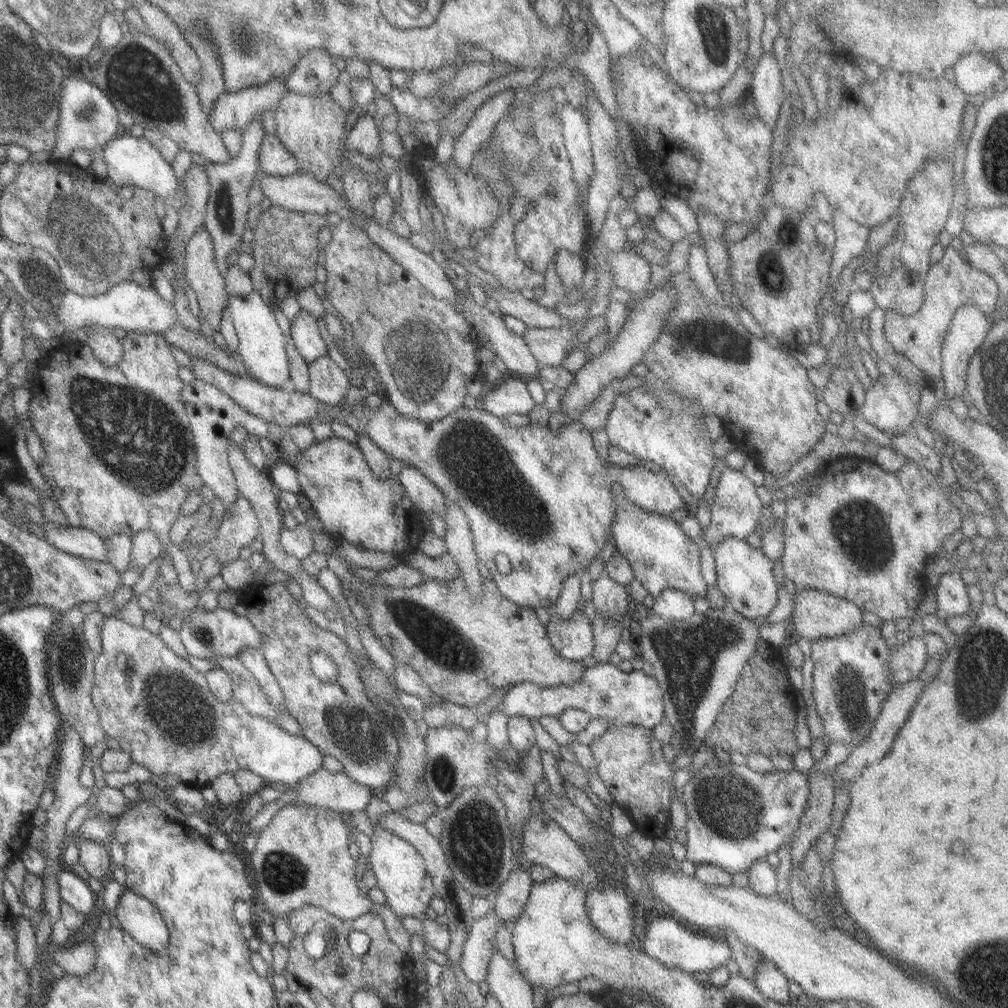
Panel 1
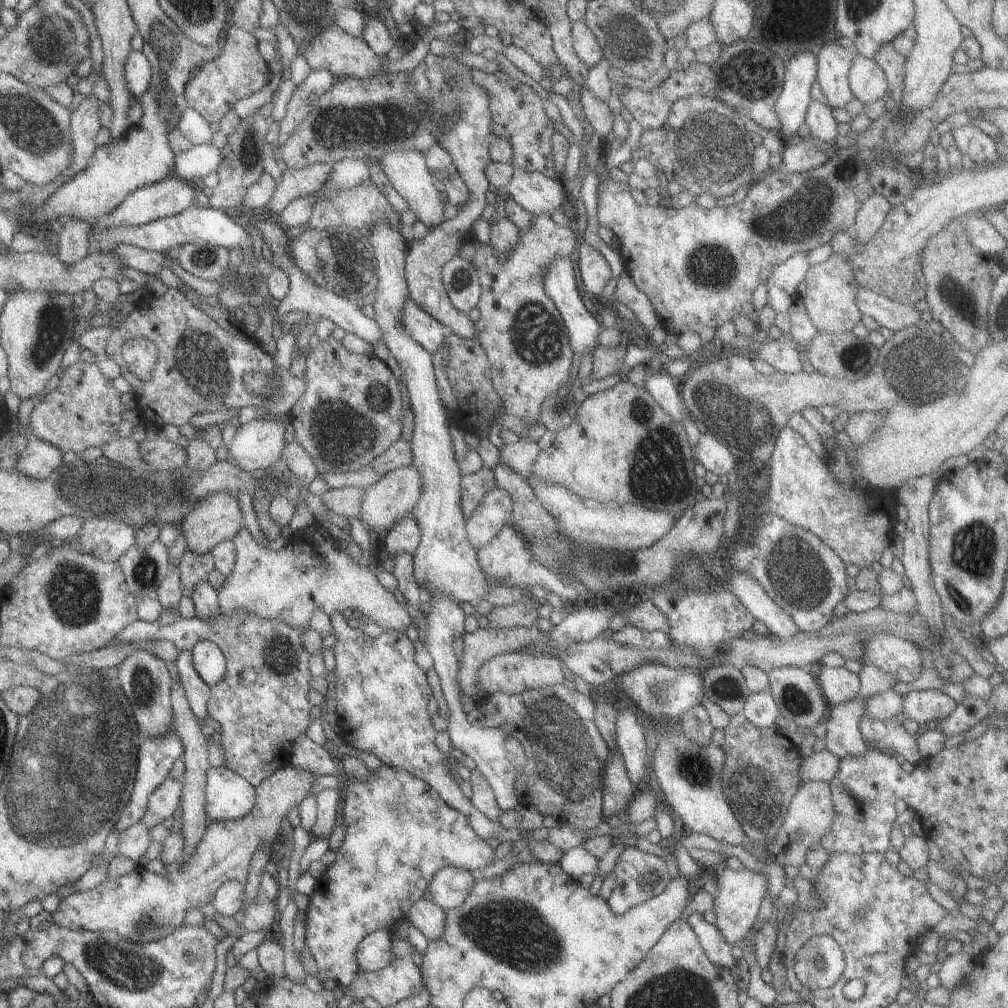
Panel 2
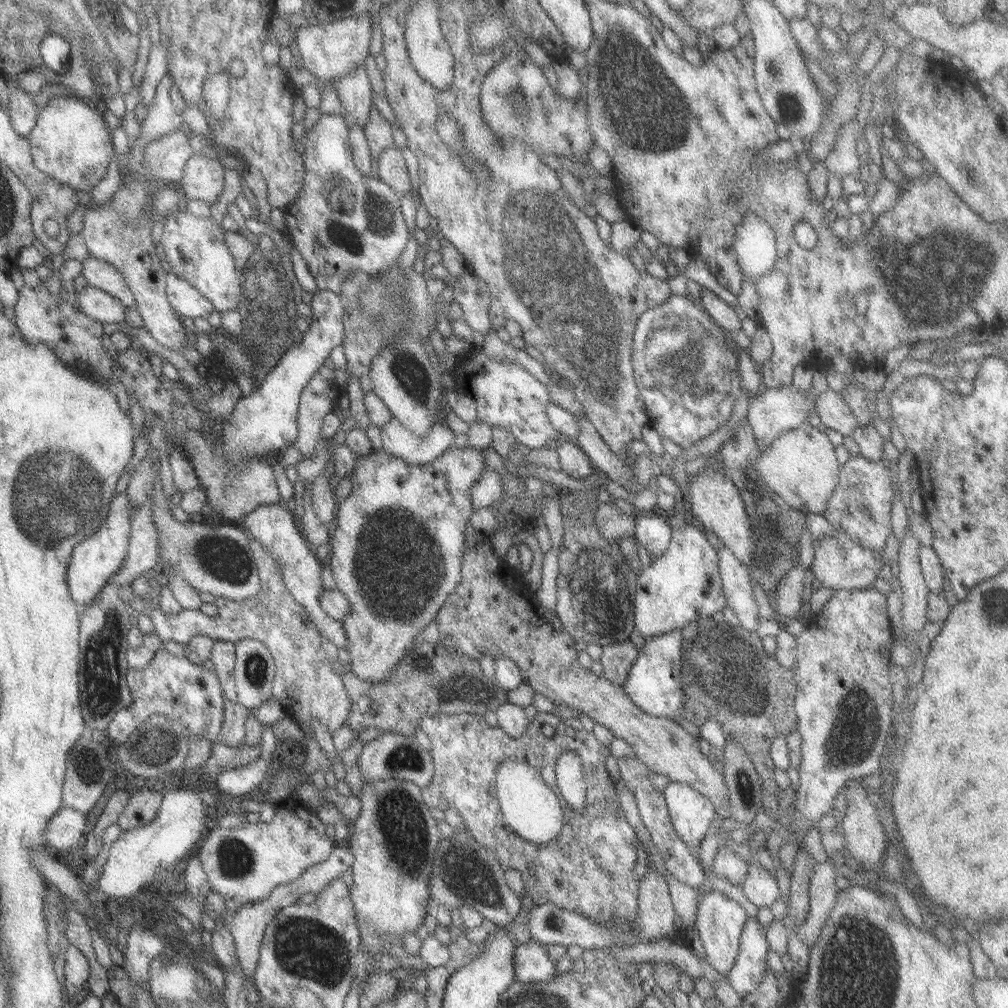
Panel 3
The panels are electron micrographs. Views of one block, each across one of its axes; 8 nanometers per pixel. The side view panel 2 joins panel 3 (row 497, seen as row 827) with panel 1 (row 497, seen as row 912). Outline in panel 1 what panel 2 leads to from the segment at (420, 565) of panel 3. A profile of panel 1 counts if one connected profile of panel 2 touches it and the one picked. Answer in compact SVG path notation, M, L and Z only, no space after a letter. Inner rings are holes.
M338 437L317 440L307 449L299 449L296 460L289 466L296 471L302 494L310 500L316 518L320 520L323 530L331 537L376 552L394 553L402 550L404 554L410 554L416 550L425 532L422 529L425 525L425 515L410 502L396 476L380 479L372 475L372 469L368 467L365 456L358 447Z

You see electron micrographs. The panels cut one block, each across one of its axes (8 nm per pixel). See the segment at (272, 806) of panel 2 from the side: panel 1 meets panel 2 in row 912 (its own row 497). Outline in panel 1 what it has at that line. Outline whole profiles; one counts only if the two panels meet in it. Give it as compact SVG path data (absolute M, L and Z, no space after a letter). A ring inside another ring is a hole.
M136 332L127 333L122 342L122 358L120 362L116 362L116 366L106 367L96 359L96 356L92 354L92 350L88 346L82 346L82 344L74 341L68 343L62 343L58 345L52 353L48 353L41 357L36 362L38 373L27 374L27 384L30 384L30 390L32 390L32 401L30 401L29 420L40 437L41 443L45 448L46 456L40 464L39 470L42 473L42 477L46 480L46 484L51 489L53 494L53 500L55 500L62 512L65 514L68 520L68 526L80 527L84 529L90 529L96 534L99 534L102 538L108 538L111 534L127 534L132 536L141 530L153 530L154 534L162 541L162 550L171 558L173 567L177 572L179 585L186 592L195 592L196 575L192 573L190 567L191 561L188 555L178 544L174 544L168 535L170 527L179 517L180 507L185 498L190 492L199 492L204 486L198 471L196 471L196 456L194 450L194 443L192 435L189 429L188 417L184 405L182 405L182 388L184 383L178 375L178 365L170 346L166 343L166 340L158 333L146 333L140 334Z

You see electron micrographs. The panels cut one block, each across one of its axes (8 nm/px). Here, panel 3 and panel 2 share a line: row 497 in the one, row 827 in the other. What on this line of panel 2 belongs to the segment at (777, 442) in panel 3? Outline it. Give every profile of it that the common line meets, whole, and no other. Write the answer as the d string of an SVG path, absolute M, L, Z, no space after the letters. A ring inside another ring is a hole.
M810 781L799 785L798 792L788 804L782 828L776 832L776 836L768 839L768 842L754 842L750 839L744 840L744 850L754 856L754 848L762 850L764 865L780 864L785 866L797 866L806 863L806 854L809 850L816 848L816 842L830 830L833 818L835 817L836 806L832 800L831 788L828 782Z

